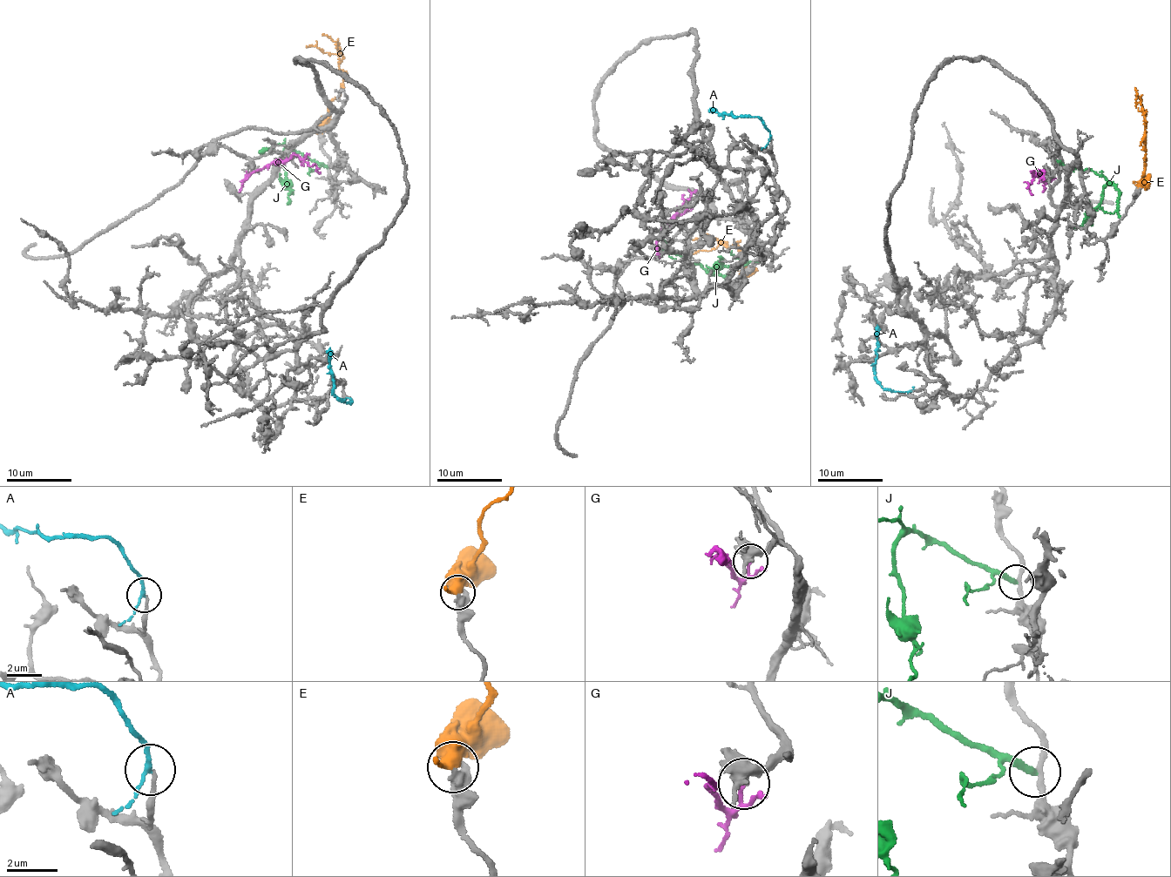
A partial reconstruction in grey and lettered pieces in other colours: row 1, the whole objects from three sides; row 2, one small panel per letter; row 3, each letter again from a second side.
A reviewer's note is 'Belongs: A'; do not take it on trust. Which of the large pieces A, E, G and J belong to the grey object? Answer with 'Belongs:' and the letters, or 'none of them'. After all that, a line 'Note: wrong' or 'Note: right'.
Belongs: A
Note: right

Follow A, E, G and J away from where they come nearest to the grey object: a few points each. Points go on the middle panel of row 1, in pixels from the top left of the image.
A: (771, 138), (769, 131), (759, 118), (721, 114), (709, 108)
E: (745, 272), (744, 266), (738, 263), (741, 252), (733, 244), (727, 246), (722, 244), (696, 252), (687, 252)
G: (657, 252), (658, 240), (662, 238), (666, 225), (673, 220), (677, 211), (694, 192), (702, 196)
J: (757, 261), (725, 275), (714, 275), (699, 264), (688, 264), (679, 254), (671, 254), (664, 248), (664, 239)

